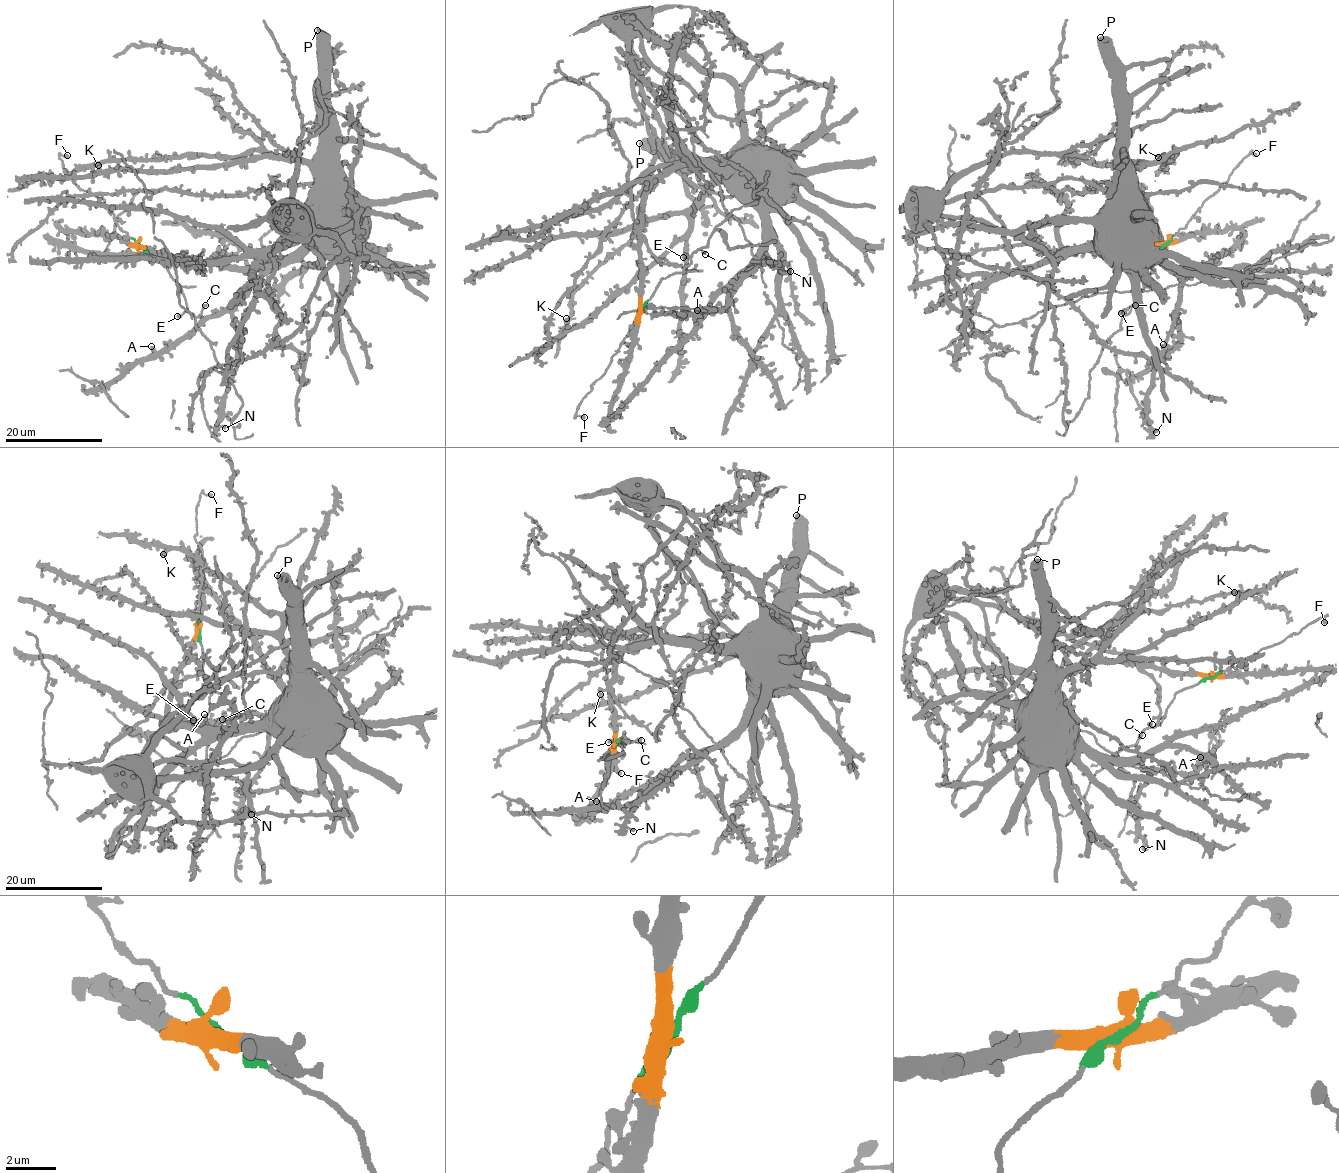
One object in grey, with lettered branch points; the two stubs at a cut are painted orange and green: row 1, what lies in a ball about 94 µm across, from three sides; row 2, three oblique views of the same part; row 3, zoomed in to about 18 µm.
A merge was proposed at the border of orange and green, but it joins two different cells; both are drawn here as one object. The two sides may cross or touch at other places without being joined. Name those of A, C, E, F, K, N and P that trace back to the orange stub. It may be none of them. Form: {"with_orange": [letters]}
{"with_orange": ["A", "K", "N", "P"]}

